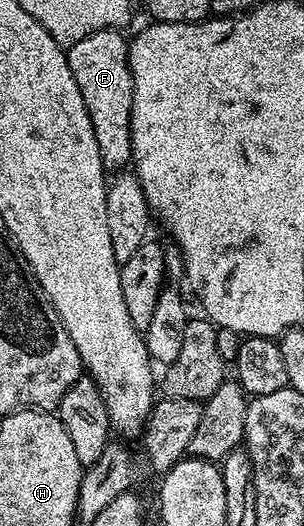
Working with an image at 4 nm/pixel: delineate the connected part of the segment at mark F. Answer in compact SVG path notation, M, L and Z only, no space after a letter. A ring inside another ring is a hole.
M121 29L92 32L92 36L84 36L84 40L72 44L66 50L68 68L72 68L76 88L80 88L80 96L84 96L84 108L88 108L92 132L96 132L100 160L107 171L113 172L121 171L125 167L122 165L131 161L132 148L130 109L134 85L130 79L128 42L125 37L122 39L122 33Z

